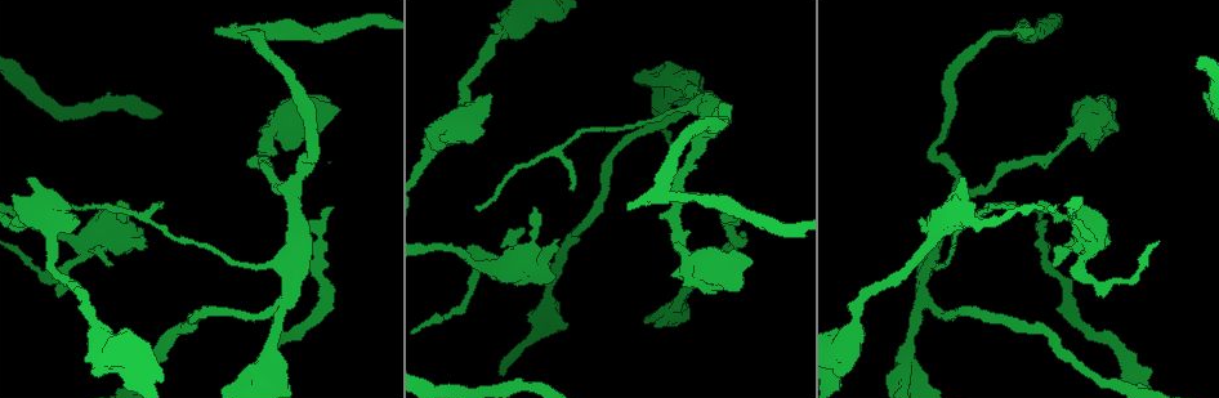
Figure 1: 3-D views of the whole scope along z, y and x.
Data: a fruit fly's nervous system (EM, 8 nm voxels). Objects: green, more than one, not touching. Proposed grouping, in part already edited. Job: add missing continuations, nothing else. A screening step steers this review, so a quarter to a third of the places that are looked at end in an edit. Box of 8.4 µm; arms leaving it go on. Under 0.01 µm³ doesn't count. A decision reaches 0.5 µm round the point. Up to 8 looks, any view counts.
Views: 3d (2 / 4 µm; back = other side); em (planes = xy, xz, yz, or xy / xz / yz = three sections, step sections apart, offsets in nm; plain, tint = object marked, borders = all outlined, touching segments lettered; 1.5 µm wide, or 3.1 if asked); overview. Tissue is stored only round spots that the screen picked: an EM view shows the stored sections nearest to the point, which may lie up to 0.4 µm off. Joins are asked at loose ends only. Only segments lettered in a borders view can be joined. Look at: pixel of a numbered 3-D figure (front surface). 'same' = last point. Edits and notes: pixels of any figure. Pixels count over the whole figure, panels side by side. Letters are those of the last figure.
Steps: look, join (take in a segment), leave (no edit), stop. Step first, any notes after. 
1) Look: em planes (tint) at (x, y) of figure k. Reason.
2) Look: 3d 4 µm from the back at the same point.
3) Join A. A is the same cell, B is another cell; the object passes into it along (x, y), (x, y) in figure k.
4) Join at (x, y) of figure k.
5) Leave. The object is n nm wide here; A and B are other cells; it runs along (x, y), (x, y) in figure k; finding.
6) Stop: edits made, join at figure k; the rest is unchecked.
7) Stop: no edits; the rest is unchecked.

Look: 3d 4 µm at (478, 211) of figure 1. Thin end.

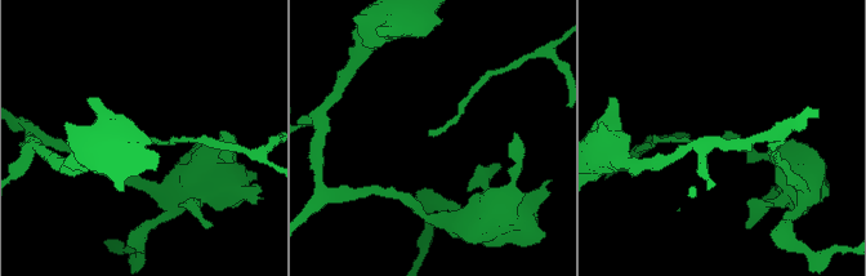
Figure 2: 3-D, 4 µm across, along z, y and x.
Look: em xy step 4 (borders) at (430, 133) of figure 2. Need the tissue.

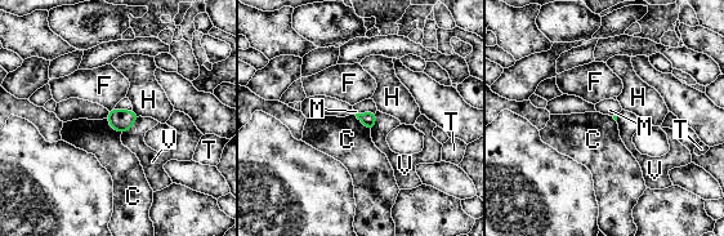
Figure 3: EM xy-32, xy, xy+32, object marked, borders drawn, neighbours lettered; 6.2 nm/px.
Look: em planes (borders) at the same point.

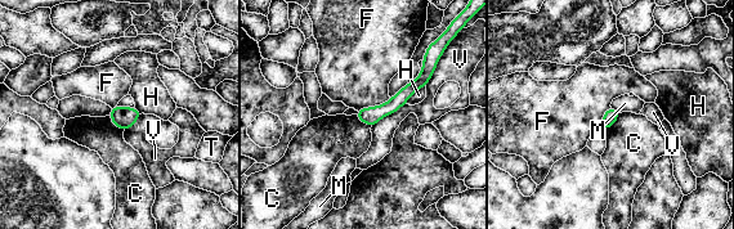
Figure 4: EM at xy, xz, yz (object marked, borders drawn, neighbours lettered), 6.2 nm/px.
Leave. The longest contact is with V, 260 nm; C, F, H, M, T and V are other cells; it runs along (426, 72), (395, 103), (362, 117) in figure 4; no lettered segment goes on from it.

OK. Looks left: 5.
Look: em planes (borders) at (78, 220) of figure 1. Free end.

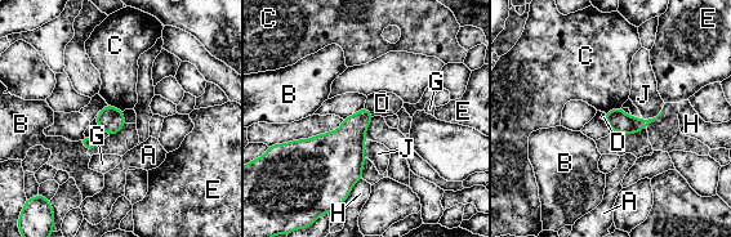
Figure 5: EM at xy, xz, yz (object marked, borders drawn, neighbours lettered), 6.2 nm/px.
Leave. The object is 140 nm wide here; A, B, C, D, E, G, H and J are other cells; a border runs along (364, 107), (373, 116) in figure 5; none of them fits.

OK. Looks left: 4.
Look: em planes (borders) at (332, 207) of figure 1. An open end.

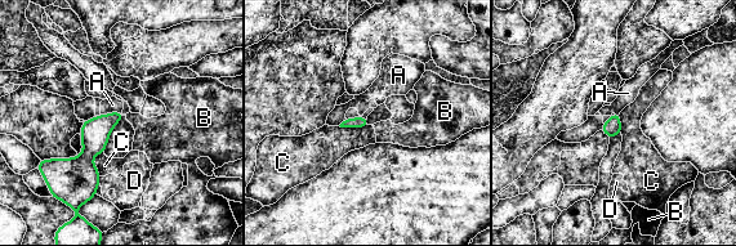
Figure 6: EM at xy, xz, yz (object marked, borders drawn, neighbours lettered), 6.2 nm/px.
Leave. A, B, C and D are other cells; no lettered segment goes on from it.

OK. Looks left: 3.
Stop: no edits; the rest is unchecked.

